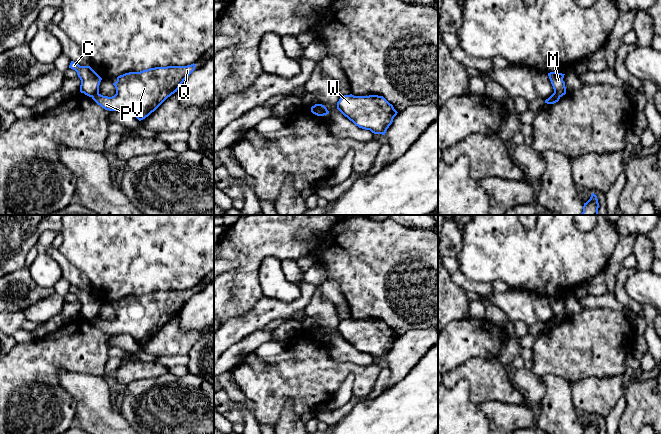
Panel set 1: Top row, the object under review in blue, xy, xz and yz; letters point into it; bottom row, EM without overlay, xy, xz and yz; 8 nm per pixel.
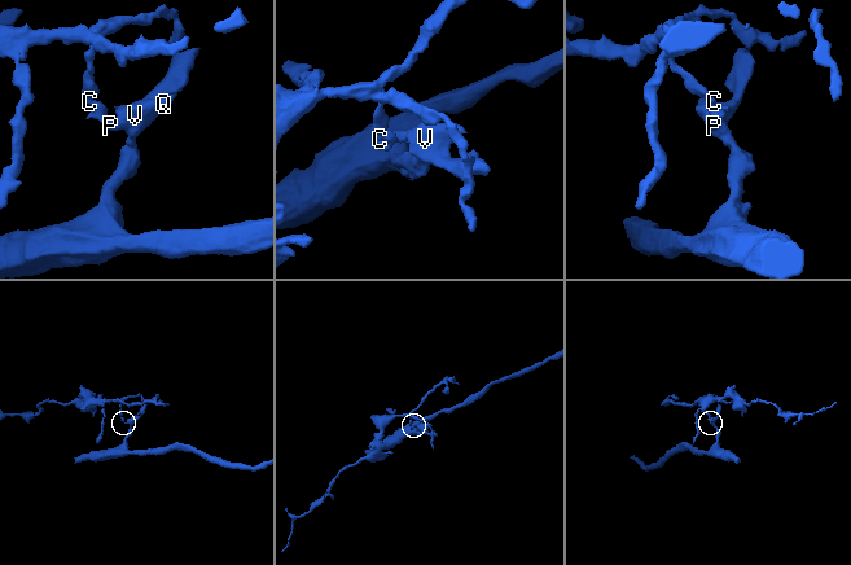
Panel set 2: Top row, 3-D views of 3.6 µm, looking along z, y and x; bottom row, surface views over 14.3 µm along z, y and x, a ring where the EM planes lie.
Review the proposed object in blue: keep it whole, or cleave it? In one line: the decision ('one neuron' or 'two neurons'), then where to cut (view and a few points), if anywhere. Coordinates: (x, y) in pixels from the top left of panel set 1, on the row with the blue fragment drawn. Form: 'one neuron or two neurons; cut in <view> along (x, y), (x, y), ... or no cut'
two neurons; cut in xz along (315, 104), (325, 114)

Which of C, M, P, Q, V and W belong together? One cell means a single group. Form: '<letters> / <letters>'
C M / P Q V W

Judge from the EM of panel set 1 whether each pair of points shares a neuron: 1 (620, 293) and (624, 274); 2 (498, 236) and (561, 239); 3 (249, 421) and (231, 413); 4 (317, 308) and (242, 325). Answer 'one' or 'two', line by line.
1: one
2: one
3: two
4: two

